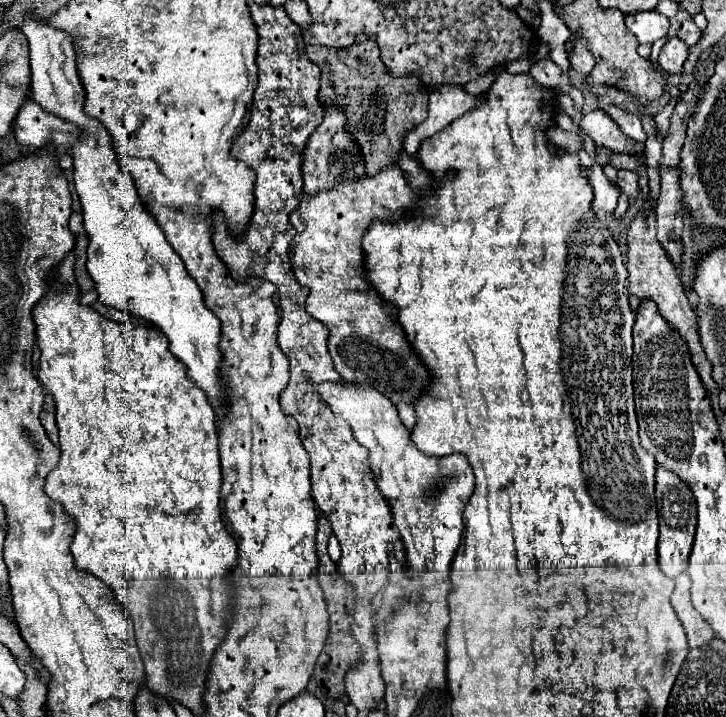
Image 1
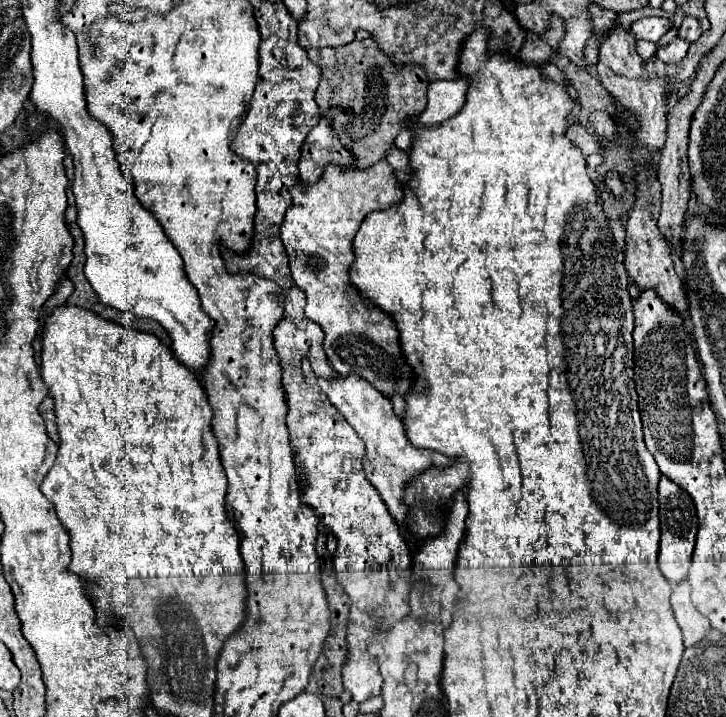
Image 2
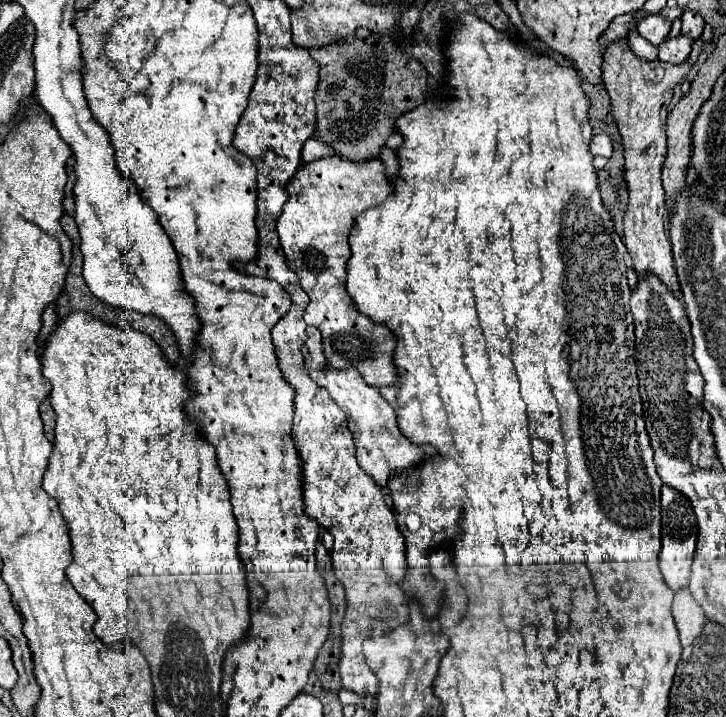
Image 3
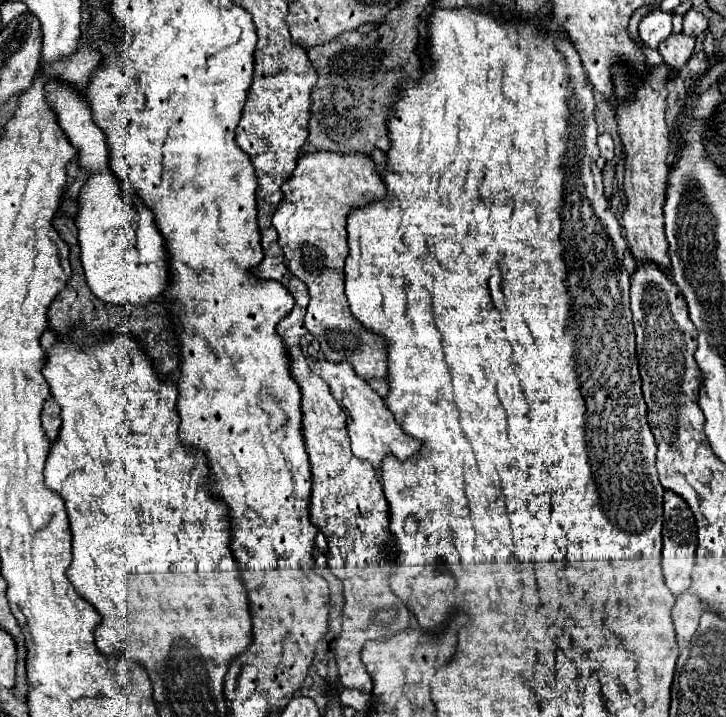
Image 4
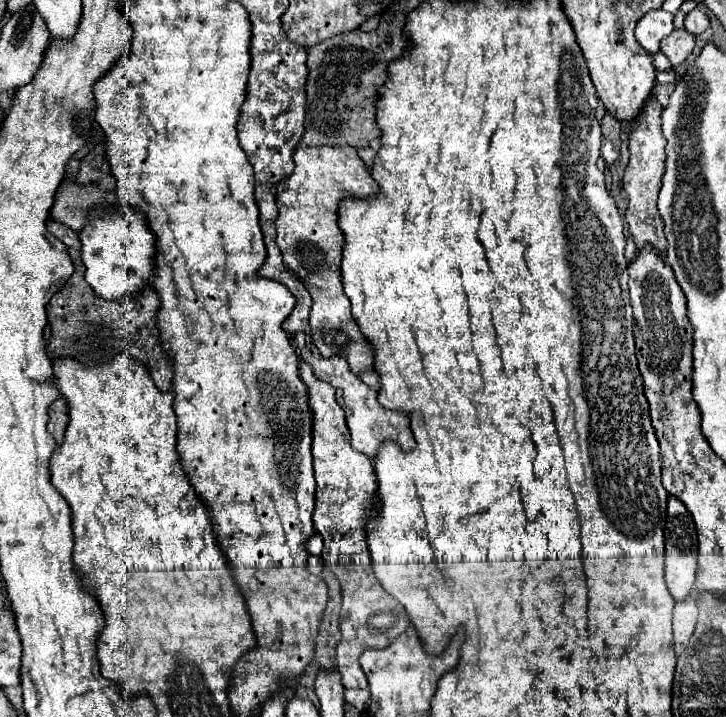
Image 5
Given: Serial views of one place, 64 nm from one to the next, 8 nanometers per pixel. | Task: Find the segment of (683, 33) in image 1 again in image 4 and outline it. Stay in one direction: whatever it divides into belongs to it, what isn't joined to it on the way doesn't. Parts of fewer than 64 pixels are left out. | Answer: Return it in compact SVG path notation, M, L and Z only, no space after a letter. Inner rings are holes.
M688 10L684 14L684 32L688 36L700 36L704 30L708 28L708 20L704 14L700 14L698 10Z

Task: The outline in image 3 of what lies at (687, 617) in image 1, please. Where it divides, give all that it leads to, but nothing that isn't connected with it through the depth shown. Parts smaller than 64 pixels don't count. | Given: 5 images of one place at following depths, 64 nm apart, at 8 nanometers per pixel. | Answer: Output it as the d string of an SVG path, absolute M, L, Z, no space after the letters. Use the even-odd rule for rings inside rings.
M682 588L680 592L674 594L674 604L672 604L672 616L676 620L676 628L680 634L680 644L686 648L694 642L694 638L702 632L706 624L706 616L702 608L696 604L688 588Z

